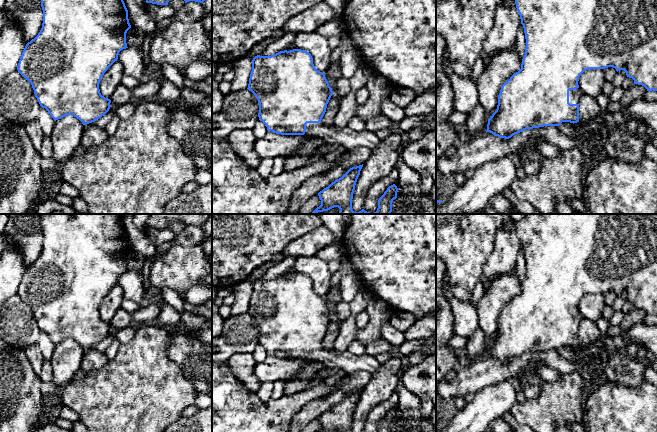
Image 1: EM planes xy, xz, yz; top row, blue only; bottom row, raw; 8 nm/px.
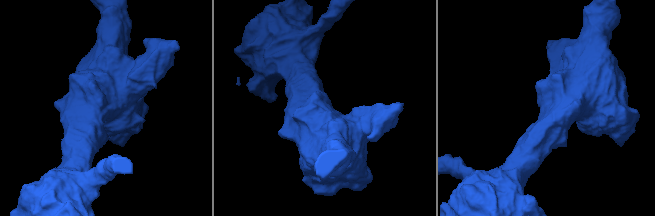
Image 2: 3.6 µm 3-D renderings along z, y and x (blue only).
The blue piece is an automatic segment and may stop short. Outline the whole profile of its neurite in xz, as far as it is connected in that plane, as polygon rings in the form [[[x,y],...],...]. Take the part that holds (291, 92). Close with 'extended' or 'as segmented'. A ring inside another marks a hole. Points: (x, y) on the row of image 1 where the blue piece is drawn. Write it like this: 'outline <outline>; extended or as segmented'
outline [[[305,50],[280,51],[252,60],[248,88],[258,100],[259,120],[281,135],[321,137],[328,144],[375,148],[382,142],[375,133],[326,125],[323,116],[333,91]]]; extended

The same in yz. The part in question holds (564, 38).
outline [[[515,0],[515,4],[525,33],[525,55],[521,69],[501,86],[497,109],[488,119],[486,132],[509,139],[526,129],[559,126],[562,122],[579,122],[579,100],[582,91],[579,89],[578,81],[580,75],[589,69],[613,67],[617,72],[624,70],[627,77],[634,80],[634,84],[644,86],[647,91],[657,91],[657,0]]]; extended

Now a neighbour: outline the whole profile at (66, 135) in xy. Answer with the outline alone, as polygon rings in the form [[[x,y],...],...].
[[[73,115],[56,120],[51,133],[52,158],[63,164],[72,157],[80,145],[83,128],[82,122]]]

